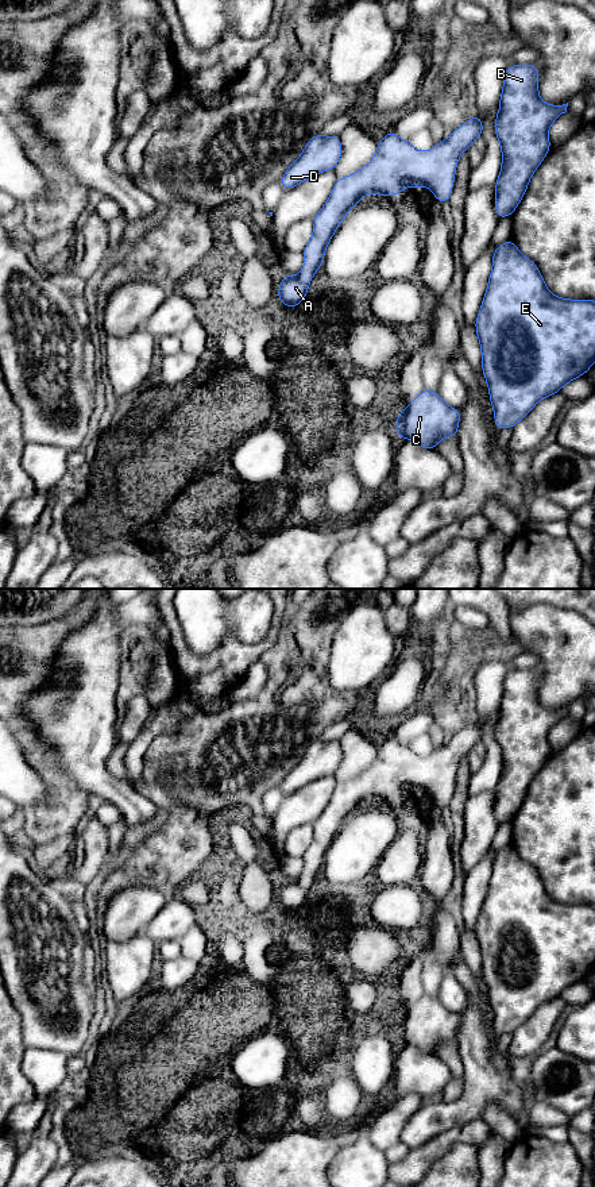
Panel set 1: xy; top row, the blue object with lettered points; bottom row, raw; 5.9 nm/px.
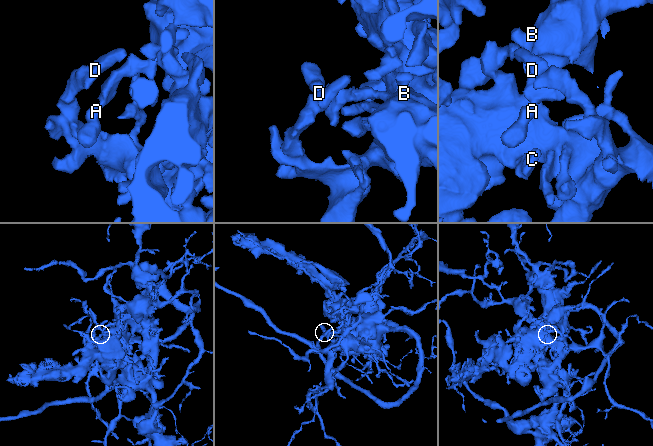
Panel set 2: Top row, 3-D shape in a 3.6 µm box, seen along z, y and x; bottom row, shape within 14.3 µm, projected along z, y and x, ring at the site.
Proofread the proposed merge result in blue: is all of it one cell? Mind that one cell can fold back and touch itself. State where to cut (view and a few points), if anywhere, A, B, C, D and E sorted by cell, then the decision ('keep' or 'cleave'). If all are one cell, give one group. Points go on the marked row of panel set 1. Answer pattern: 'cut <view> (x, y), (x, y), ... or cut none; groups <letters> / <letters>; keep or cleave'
cut none; groups A B C D E; keep

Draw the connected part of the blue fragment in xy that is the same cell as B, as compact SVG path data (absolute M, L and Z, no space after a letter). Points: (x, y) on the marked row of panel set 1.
M511 65L503 76L503 89L494 130L502 150L502 166L495 182L498 219L511 216L521 203L536 169L550 150L549 127L567 104L549 105L538 95L540 69Z

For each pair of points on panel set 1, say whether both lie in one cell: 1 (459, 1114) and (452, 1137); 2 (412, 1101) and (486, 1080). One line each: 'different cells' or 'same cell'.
1: different cells
2: different cells

